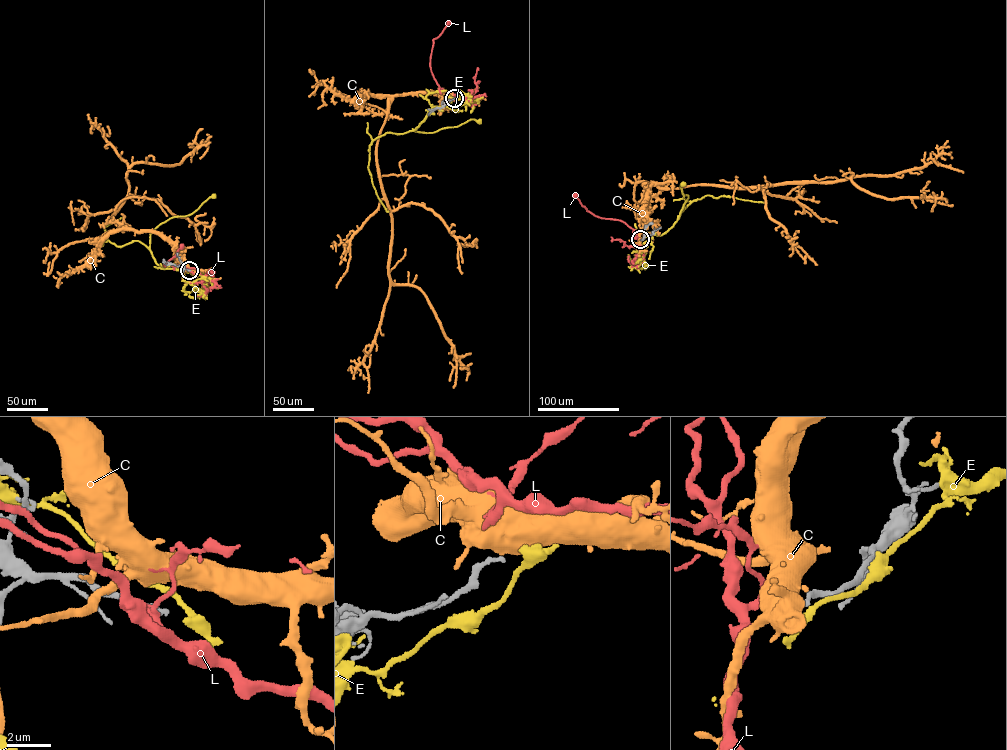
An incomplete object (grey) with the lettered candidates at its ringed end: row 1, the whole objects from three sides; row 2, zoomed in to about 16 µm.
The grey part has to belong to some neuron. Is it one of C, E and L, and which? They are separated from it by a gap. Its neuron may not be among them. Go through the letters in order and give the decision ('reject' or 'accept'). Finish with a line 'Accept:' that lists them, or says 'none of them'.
C: reject
E: reject
L: accept
Accept: L

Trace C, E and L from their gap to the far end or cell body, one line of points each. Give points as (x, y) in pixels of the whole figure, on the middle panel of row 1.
C: (454, 97), (391, 96), (376, 151), (391, 217), (390, 280), (424, 295), (468, 369), (460, 368)
E: (455, 98), (443, 106), (433, 107), (415, 131), (430, 133), (470, 119), (479, 121)
L: (454, 97), (440, 87), (430, 66), (433, 40), (449, 22)

